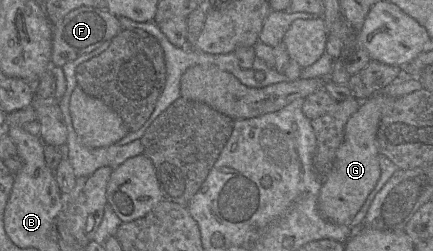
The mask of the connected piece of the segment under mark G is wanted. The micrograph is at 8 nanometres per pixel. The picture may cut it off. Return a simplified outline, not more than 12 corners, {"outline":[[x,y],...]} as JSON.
{"outline":[[376,93],[347,121],[318,210],[350,226],[381,175],[377,131],[394,97]]}

